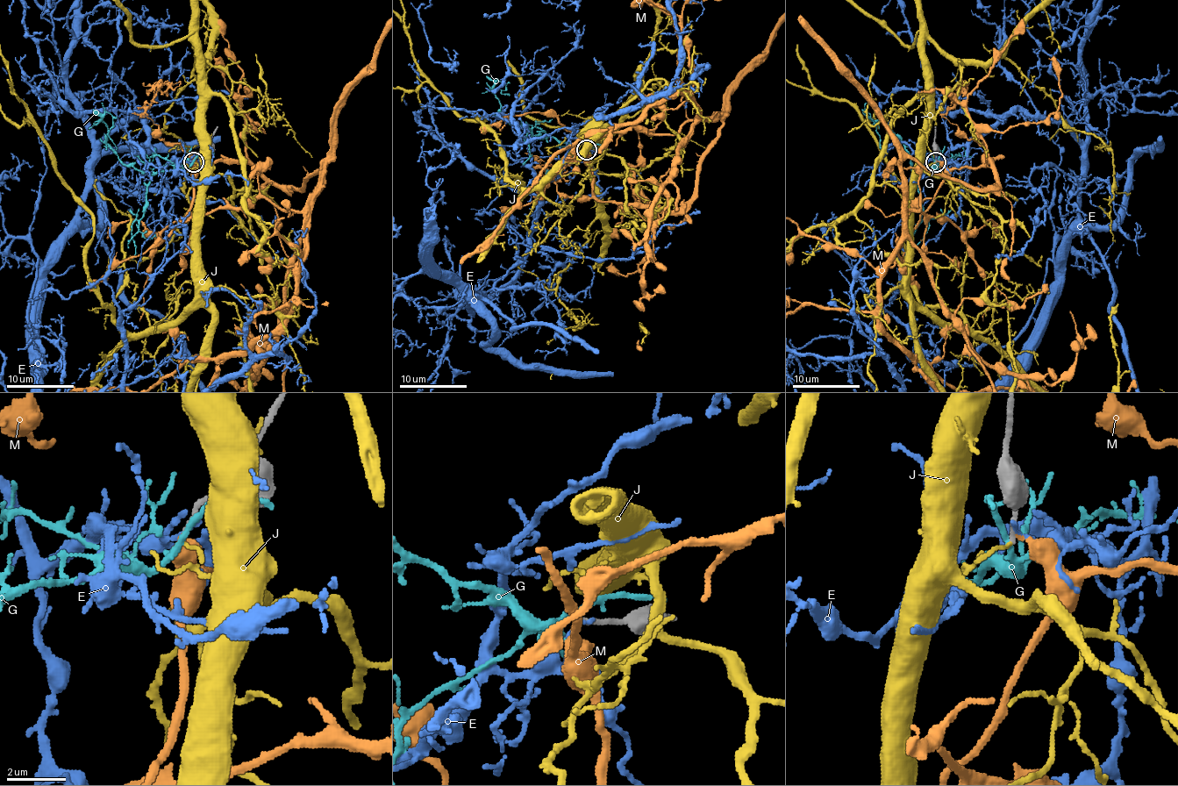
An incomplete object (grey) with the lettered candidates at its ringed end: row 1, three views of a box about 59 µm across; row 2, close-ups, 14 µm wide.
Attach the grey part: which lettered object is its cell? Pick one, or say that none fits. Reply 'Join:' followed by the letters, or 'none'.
Join: none

